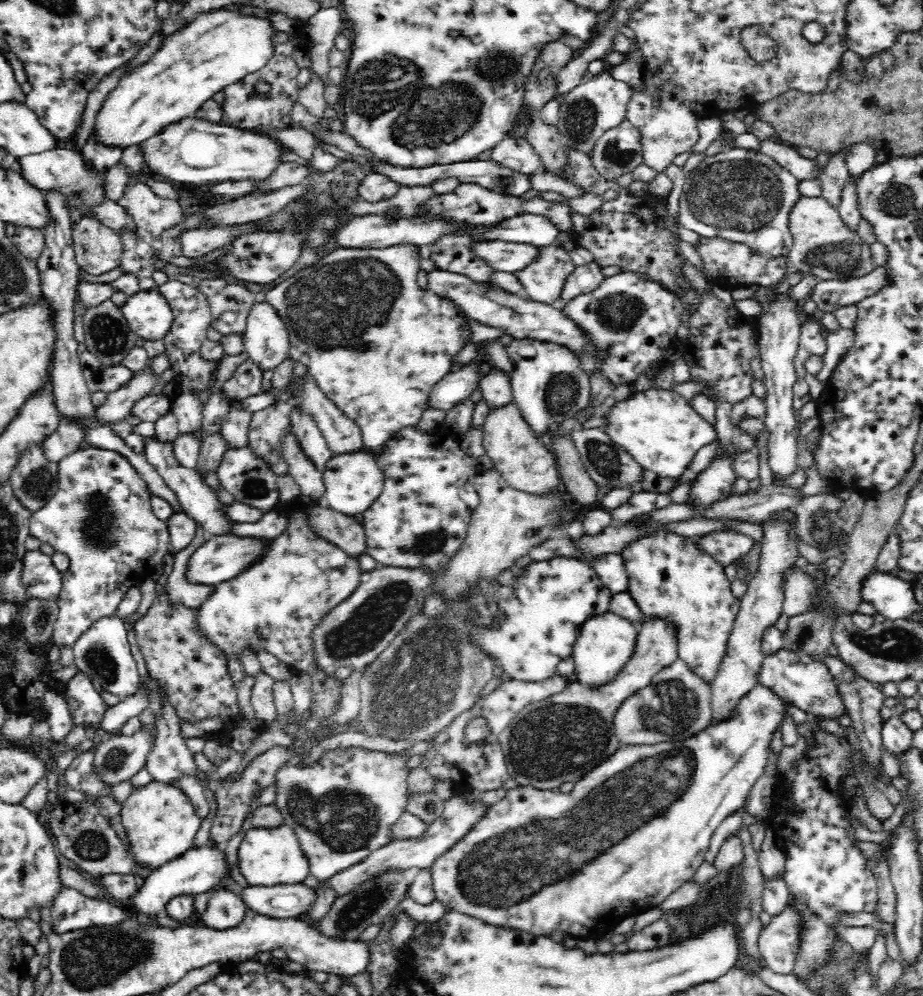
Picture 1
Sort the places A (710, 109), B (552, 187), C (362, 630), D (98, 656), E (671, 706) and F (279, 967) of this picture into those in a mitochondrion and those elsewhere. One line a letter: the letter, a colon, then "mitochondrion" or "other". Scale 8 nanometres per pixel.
A: other
B: other
C: mitochondrion
D: mitochondrion
E: mitochondrion
F: other

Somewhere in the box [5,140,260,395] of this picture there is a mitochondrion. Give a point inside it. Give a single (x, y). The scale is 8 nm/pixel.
(108, 335)

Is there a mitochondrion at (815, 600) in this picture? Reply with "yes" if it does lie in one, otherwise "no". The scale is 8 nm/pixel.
yes

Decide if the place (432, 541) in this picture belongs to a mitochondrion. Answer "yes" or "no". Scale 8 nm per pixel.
yes

